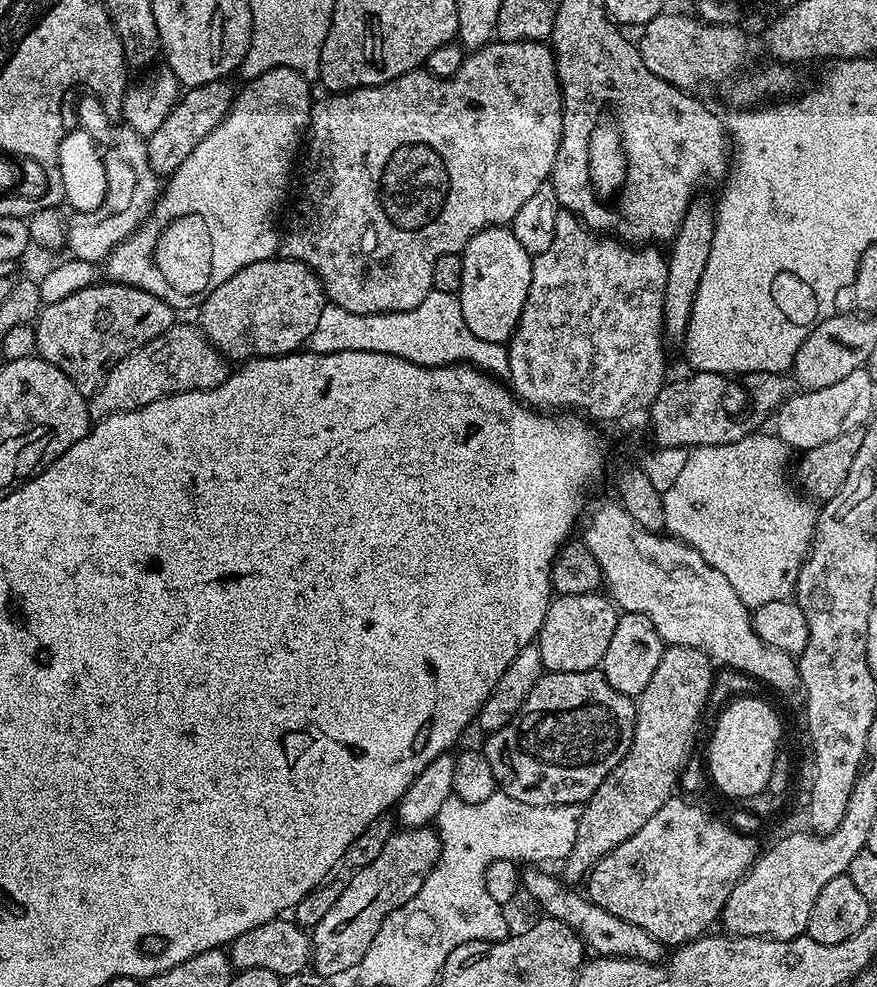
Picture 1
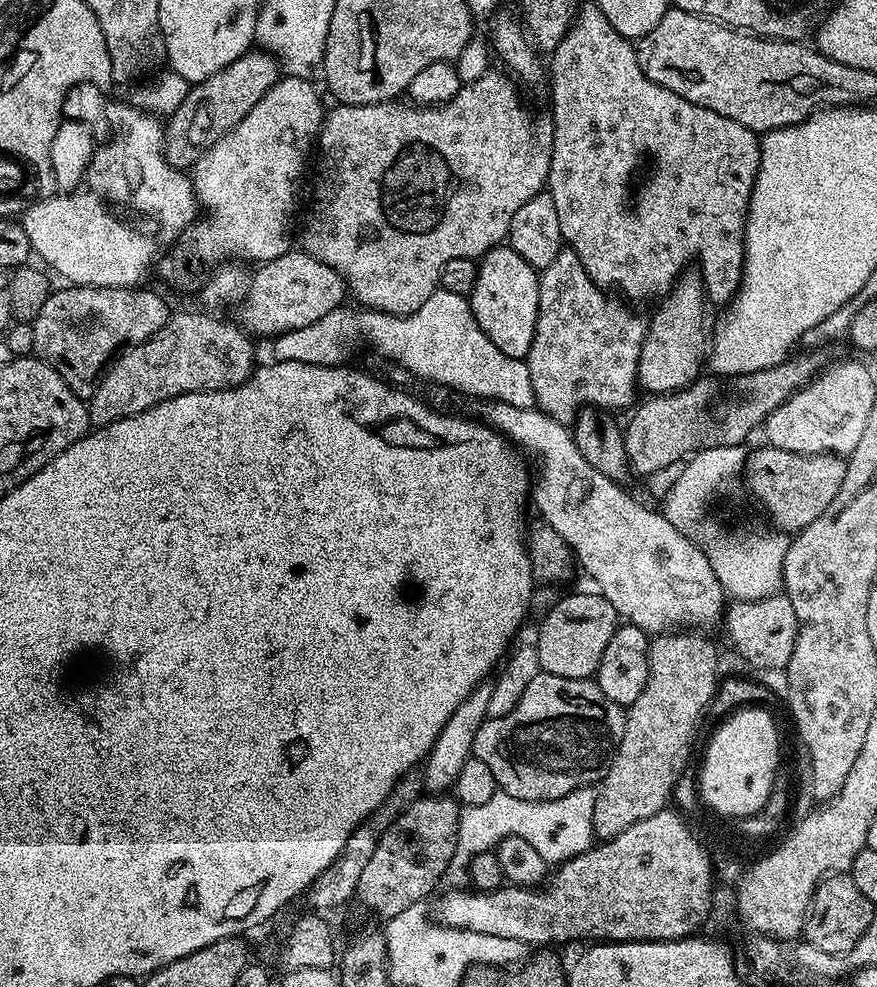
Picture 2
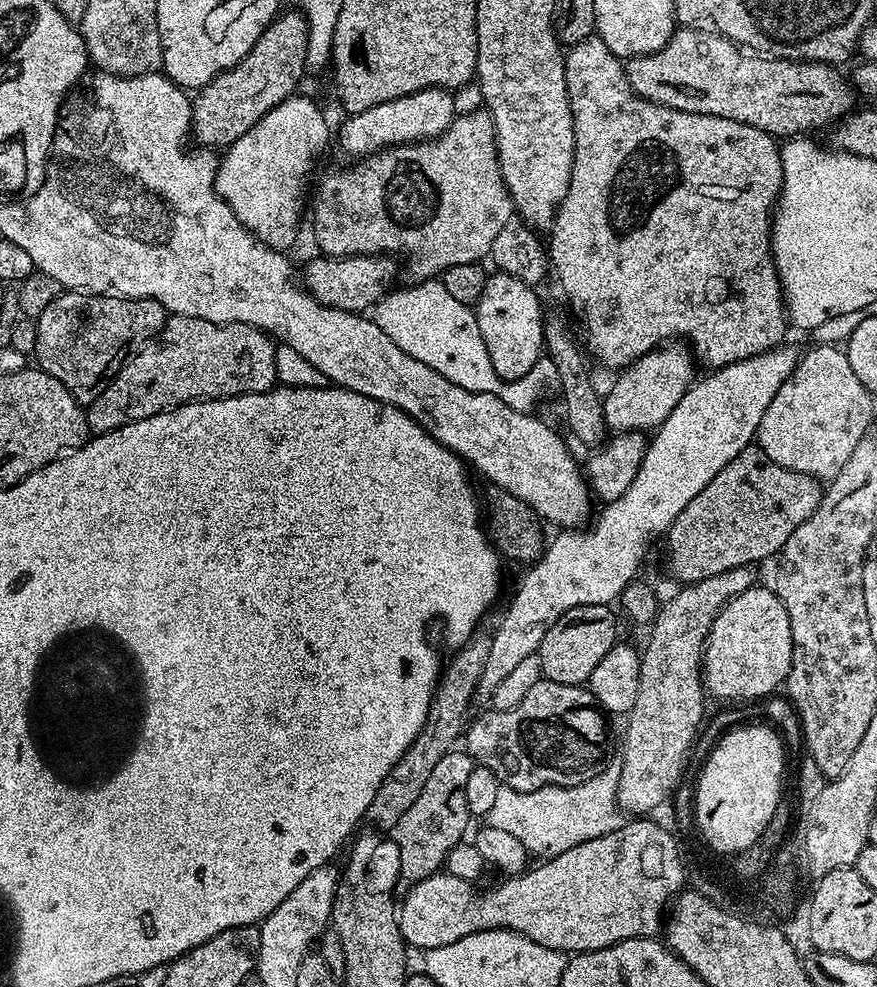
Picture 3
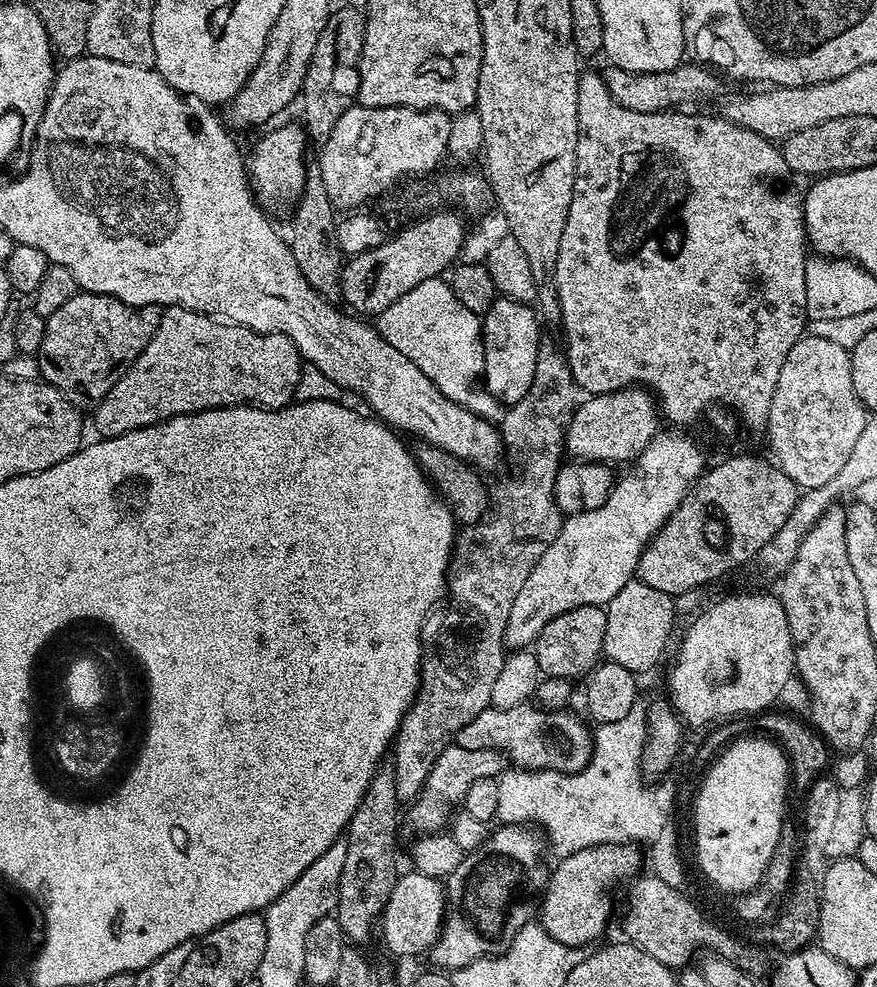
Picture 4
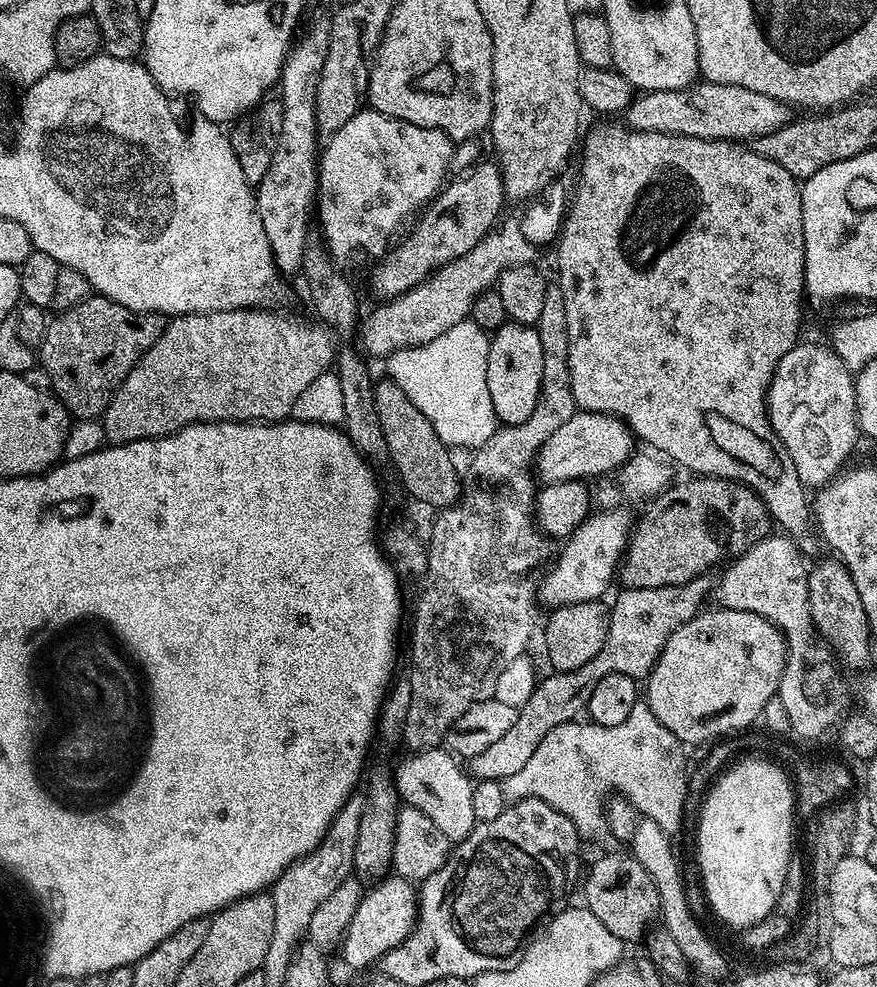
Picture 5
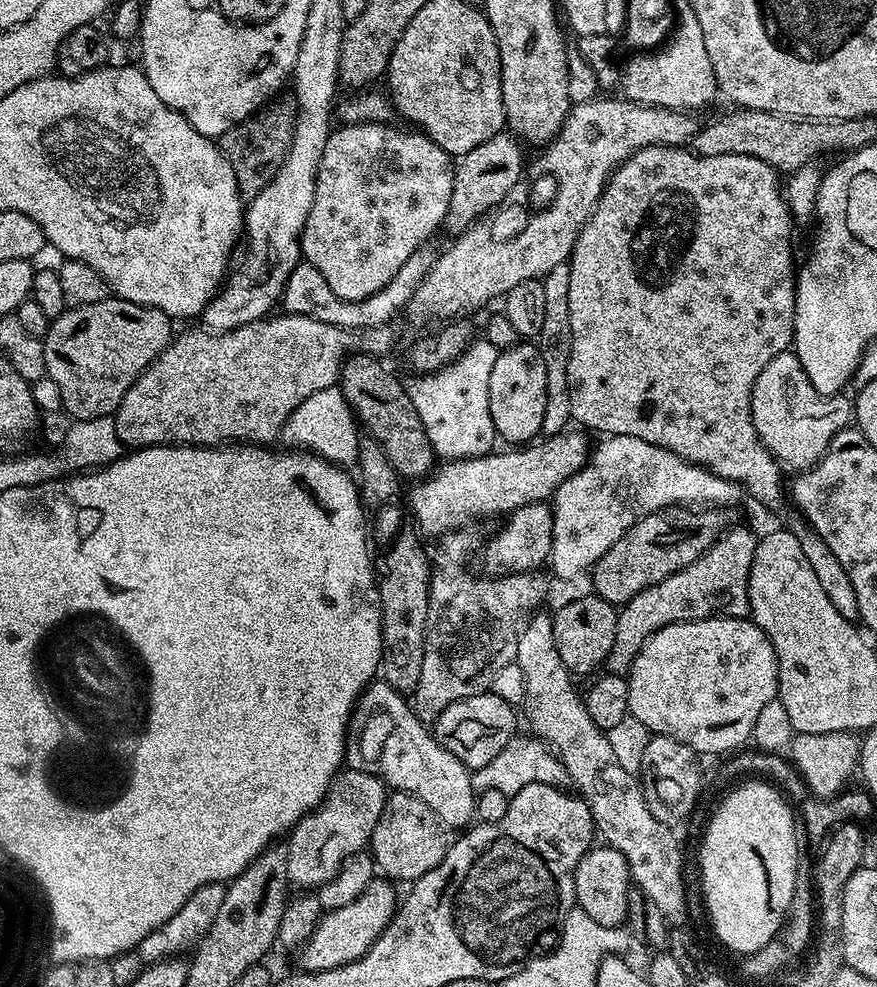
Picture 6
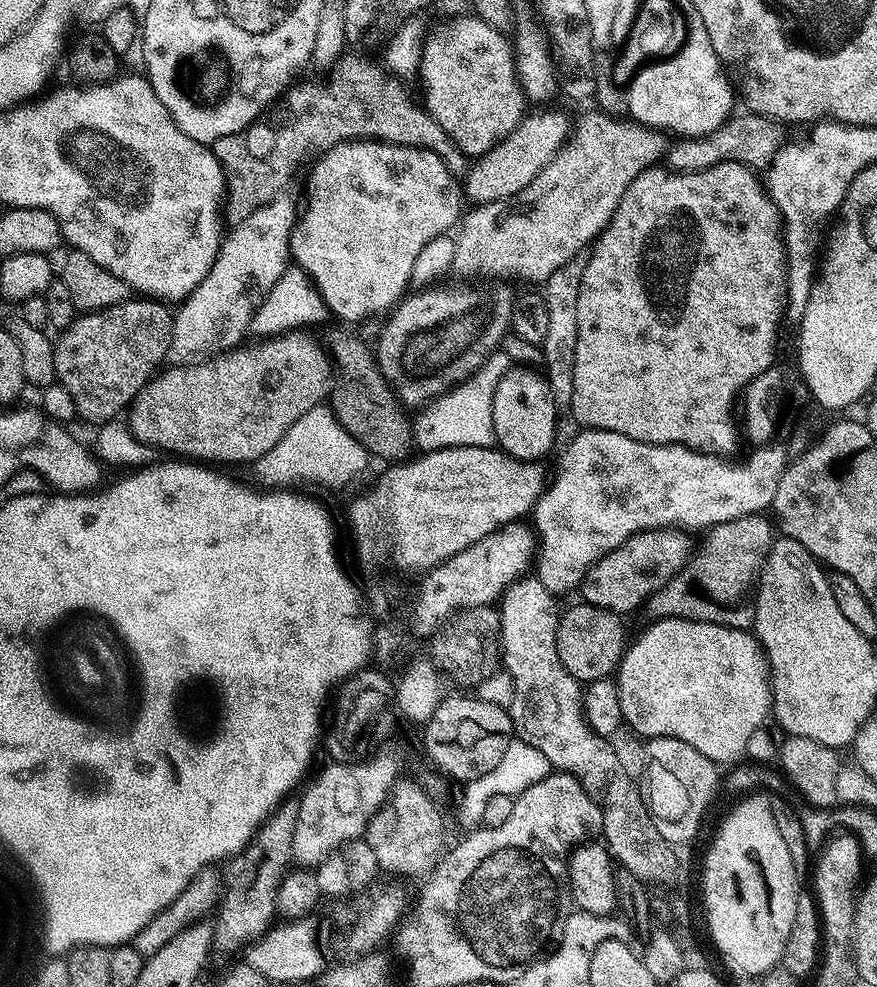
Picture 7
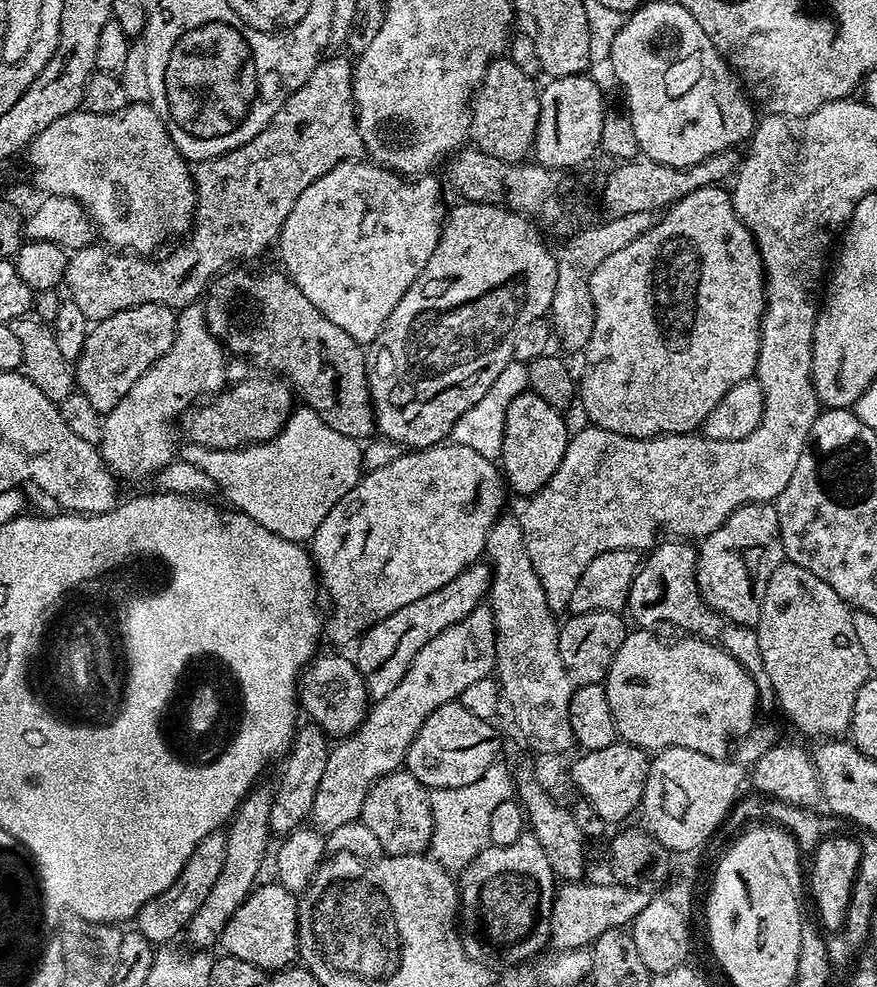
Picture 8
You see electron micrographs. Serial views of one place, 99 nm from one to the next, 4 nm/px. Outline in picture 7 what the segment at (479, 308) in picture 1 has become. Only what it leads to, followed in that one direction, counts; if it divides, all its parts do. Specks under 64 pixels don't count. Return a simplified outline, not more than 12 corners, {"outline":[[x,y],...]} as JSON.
{"outline":[[513,366],[494,390],[494,434],[543,461],[558,413],[539,371]]}

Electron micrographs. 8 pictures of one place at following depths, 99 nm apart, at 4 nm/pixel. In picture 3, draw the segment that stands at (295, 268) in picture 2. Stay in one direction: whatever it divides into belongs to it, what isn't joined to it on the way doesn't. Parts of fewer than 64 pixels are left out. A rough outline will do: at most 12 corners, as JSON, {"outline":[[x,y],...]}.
{"outline":[[316,254],[302,284],[319,304],[367,313],[389,291],[387,256]]}

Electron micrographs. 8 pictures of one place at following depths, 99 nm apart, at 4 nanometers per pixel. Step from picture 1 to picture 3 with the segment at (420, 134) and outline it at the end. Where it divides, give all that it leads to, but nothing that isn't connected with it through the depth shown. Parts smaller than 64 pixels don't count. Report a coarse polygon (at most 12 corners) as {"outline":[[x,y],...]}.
{"outline":[[486,110],[310,200],[325,256],[475,264],[514,218]]}

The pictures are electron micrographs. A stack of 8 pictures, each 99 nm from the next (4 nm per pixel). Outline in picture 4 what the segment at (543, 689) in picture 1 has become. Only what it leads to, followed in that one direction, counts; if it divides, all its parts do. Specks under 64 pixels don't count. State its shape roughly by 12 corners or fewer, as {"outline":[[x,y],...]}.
{"outline":[[488,707],[454,742],[517,769],[581,772],[593,733],[572,712]]}

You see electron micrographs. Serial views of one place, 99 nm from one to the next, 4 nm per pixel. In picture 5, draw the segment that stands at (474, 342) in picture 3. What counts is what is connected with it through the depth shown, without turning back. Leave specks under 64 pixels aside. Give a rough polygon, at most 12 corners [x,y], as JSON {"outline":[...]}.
{"outline":[[469,318],[400,348],[396,383],[453,449],[498,421],[489,333]]}

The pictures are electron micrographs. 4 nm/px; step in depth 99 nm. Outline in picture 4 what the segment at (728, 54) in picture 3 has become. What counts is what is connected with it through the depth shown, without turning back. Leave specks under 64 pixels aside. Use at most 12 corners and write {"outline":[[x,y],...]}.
{"outline":[[691,62],[669,72],[611,66],[602,75],[619,104],[639,112],[708,100],[717,73]]}

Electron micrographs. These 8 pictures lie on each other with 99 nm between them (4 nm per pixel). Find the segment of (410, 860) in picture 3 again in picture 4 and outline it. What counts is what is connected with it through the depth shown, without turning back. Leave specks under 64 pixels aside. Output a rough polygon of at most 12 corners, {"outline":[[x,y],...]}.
{"outline":[[449,744],[419,796],[406,828],[444,832],[473,782],[499,777],[498,748]]}

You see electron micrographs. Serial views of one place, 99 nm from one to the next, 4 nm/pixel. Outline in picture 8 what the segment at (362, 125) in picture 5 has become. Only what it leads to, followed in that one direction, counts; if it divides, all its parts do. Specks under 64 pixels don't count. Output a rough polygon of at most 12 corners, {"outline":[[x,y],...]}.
{"outline":[[345,160],[302,190],[283,271],[370,342],[444,229],[435,175]]}

